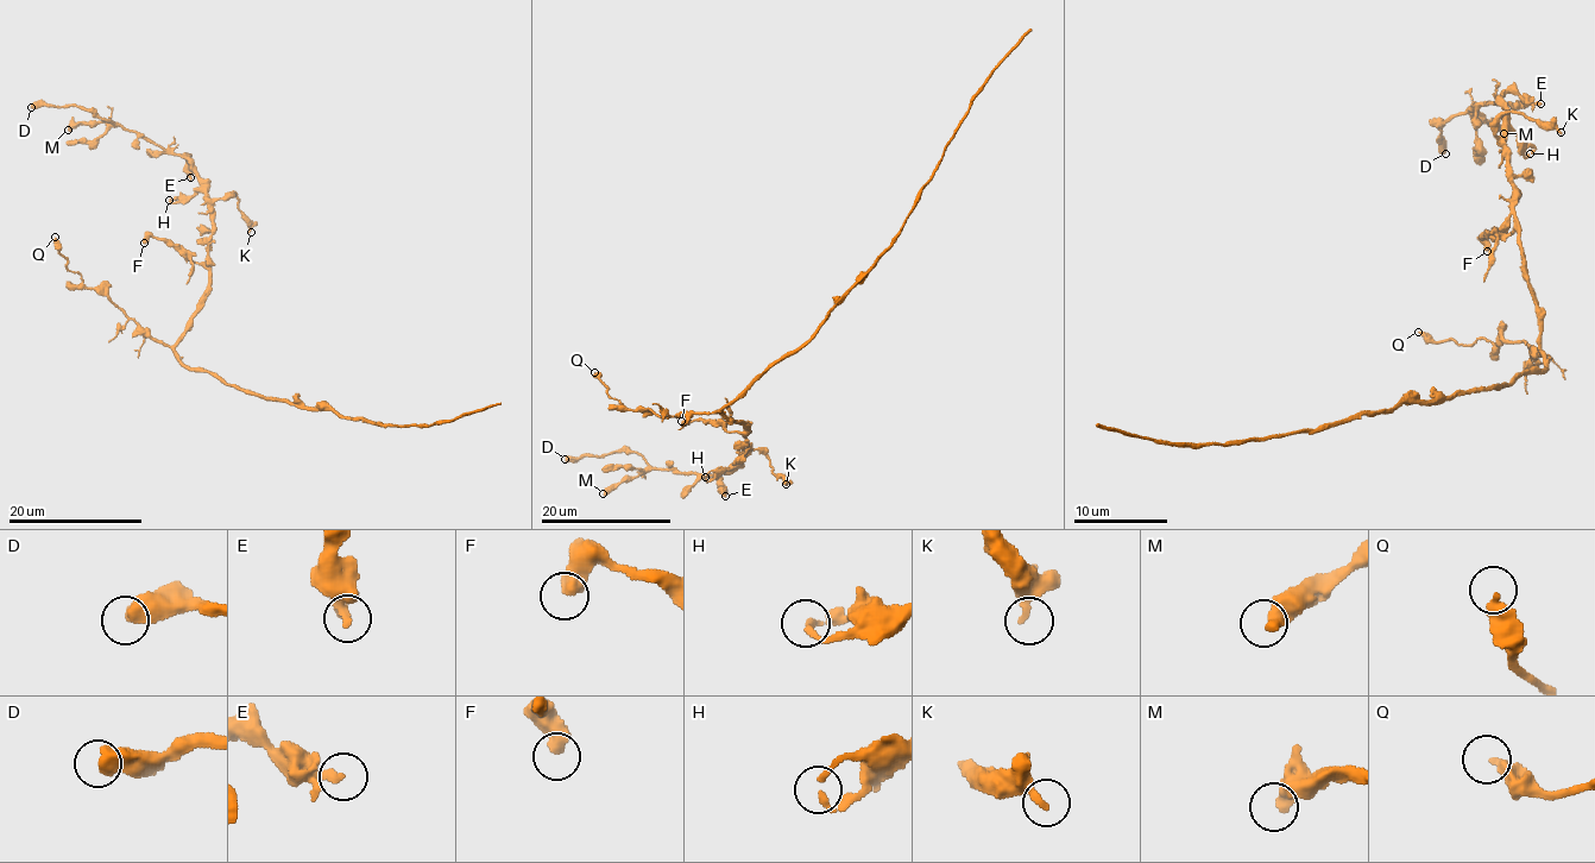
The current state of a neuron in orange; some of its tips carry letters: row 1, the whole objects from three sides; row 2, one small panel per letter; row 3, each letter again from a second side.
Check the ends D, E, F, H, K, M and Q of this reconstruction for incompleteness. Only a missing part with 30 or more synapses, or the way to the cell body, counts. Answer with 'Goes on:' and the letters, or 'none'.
Goes on: none

